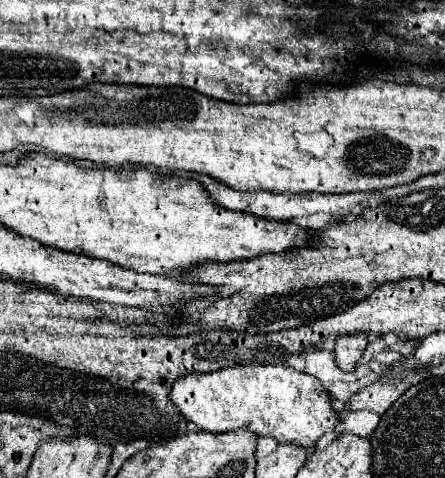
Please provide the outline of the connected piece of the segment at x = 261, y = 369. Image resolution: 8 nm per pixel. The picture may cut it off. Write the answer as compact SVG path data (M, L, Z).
M247 364L207 374L187 374L173 382L169 398L185 420L207 432L249 428L259 436L271 436L279 442L295 442L299 446L313 446L323 434L333 432L339 422L321 382L283 364Z

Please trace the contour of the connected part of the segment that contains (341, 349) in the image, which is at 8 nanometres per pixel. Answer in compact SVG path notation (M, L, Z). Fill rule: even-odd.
M365 332L339 336L337 344L335 344L335 354L337 354L339 368L345 370L345 372L353 372L353 368L355 368L357 360L361 358L365 346L367 346L367 334Z

